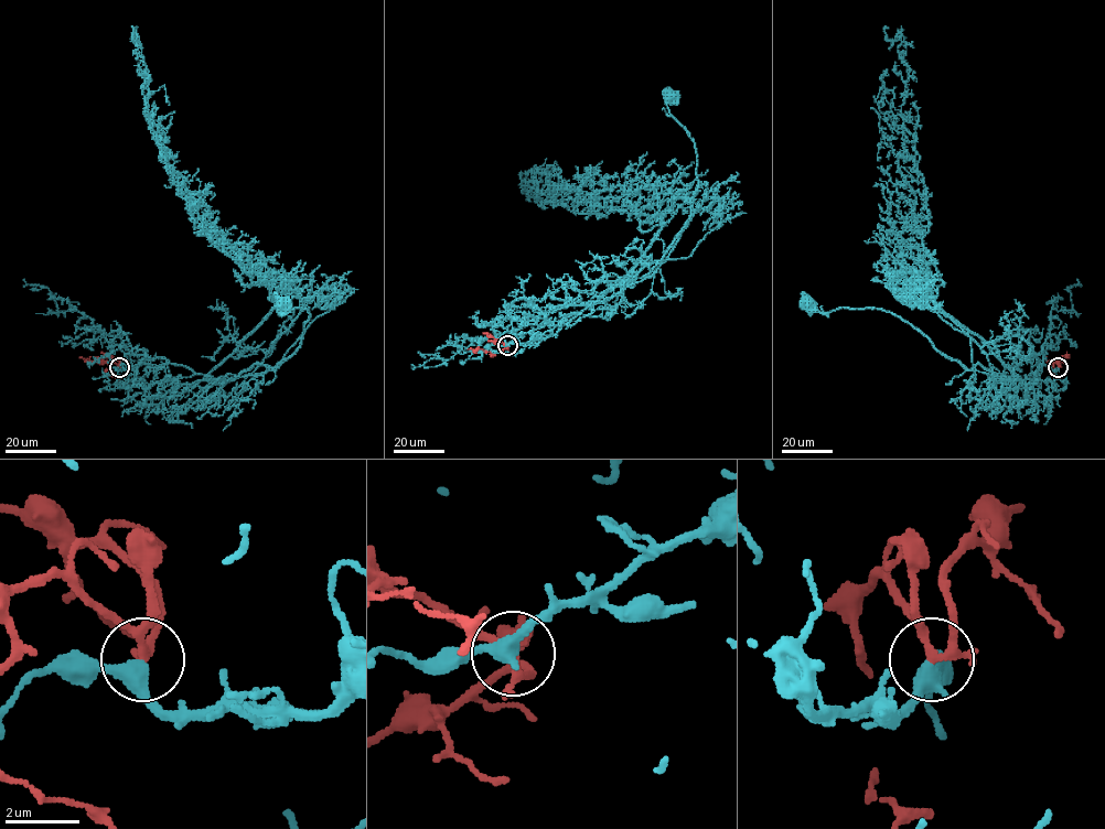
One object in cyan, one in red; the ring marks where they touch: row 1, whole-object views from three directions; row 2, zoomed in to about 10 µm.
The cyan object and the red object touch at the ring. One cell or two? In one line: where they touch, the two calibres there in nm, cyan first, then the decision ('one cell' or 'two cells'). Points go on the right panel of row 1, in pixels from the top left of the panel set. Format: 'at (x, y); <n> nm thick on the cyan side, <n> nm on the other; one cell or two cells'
at (1058, 367); 360 nm thick on the cyan side, 200 nm on the other; one cell

